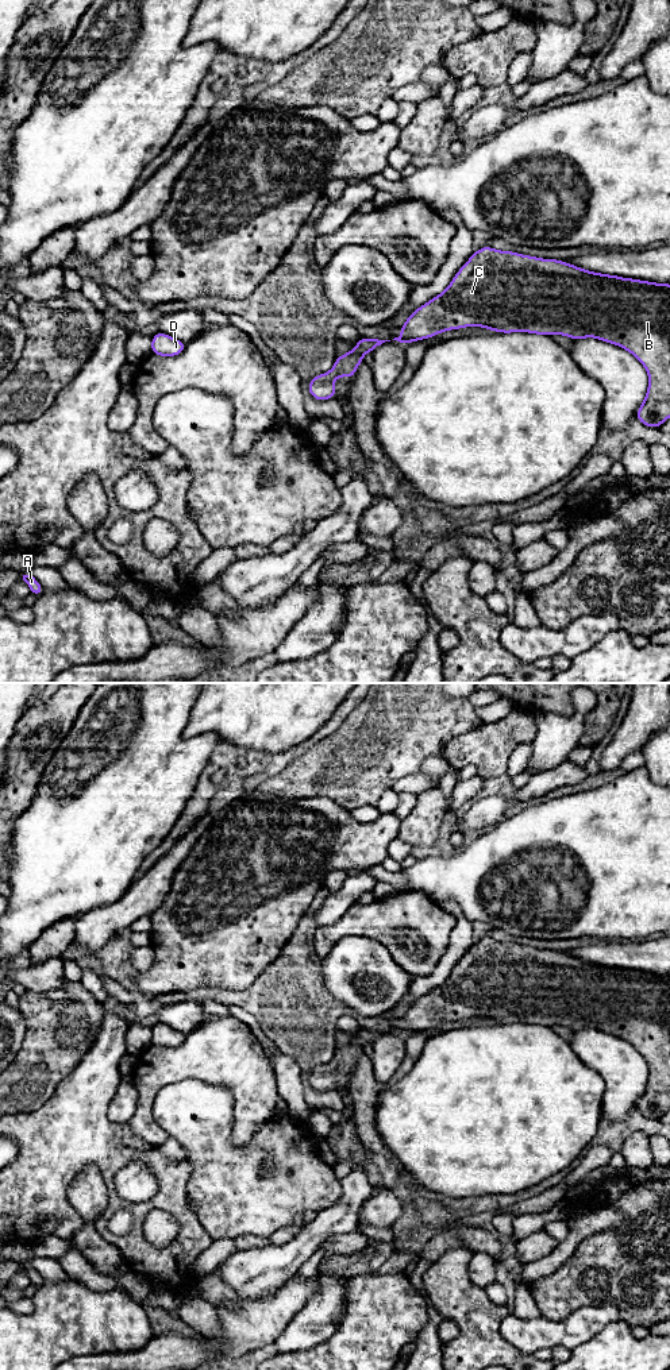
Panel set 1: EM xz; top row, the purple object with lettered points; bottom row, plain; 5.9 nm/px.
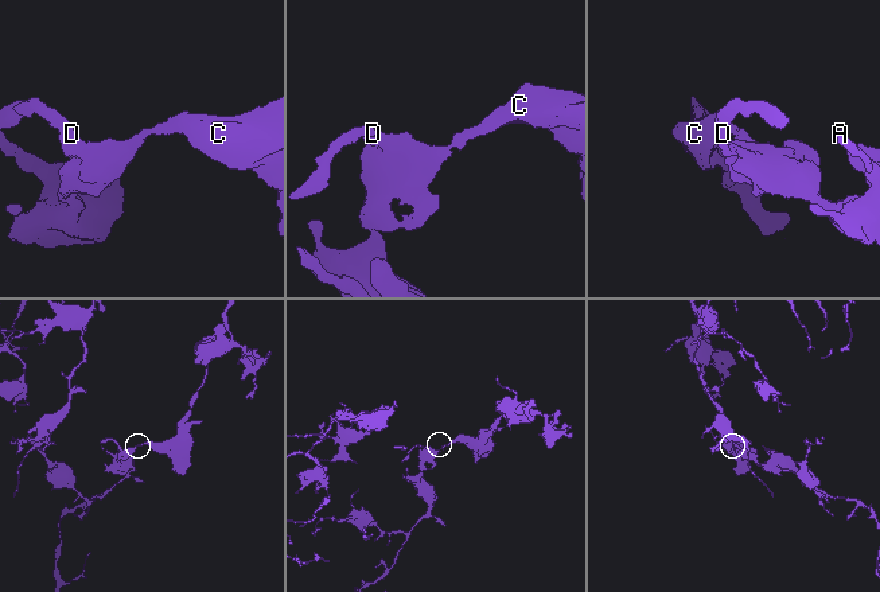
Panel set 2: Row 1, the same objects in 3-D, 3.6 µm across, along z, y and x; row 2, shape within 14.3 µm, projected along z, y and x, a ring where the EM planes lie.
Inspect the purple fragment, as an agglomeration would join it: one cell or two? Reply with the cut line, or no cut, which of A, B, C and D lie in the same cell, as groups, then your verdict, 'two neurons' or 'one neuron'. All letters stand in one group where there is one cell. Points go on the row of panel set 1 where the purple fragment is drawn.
no cut; A B C D; one neuron

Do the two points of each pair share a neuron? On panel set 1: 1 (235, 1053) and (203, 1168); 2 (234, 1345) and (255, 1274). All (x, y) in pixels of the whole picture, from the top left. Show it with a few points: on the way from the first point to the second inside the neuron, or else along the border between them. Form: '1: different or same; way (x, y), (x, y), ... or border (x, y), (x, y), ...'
1: different; border (195, 1080), (223, 1085), (231, 1095), (234, 1119)
2: different; border (278, 1286), (261, 1297), (242, 1297), (238, 1295)

